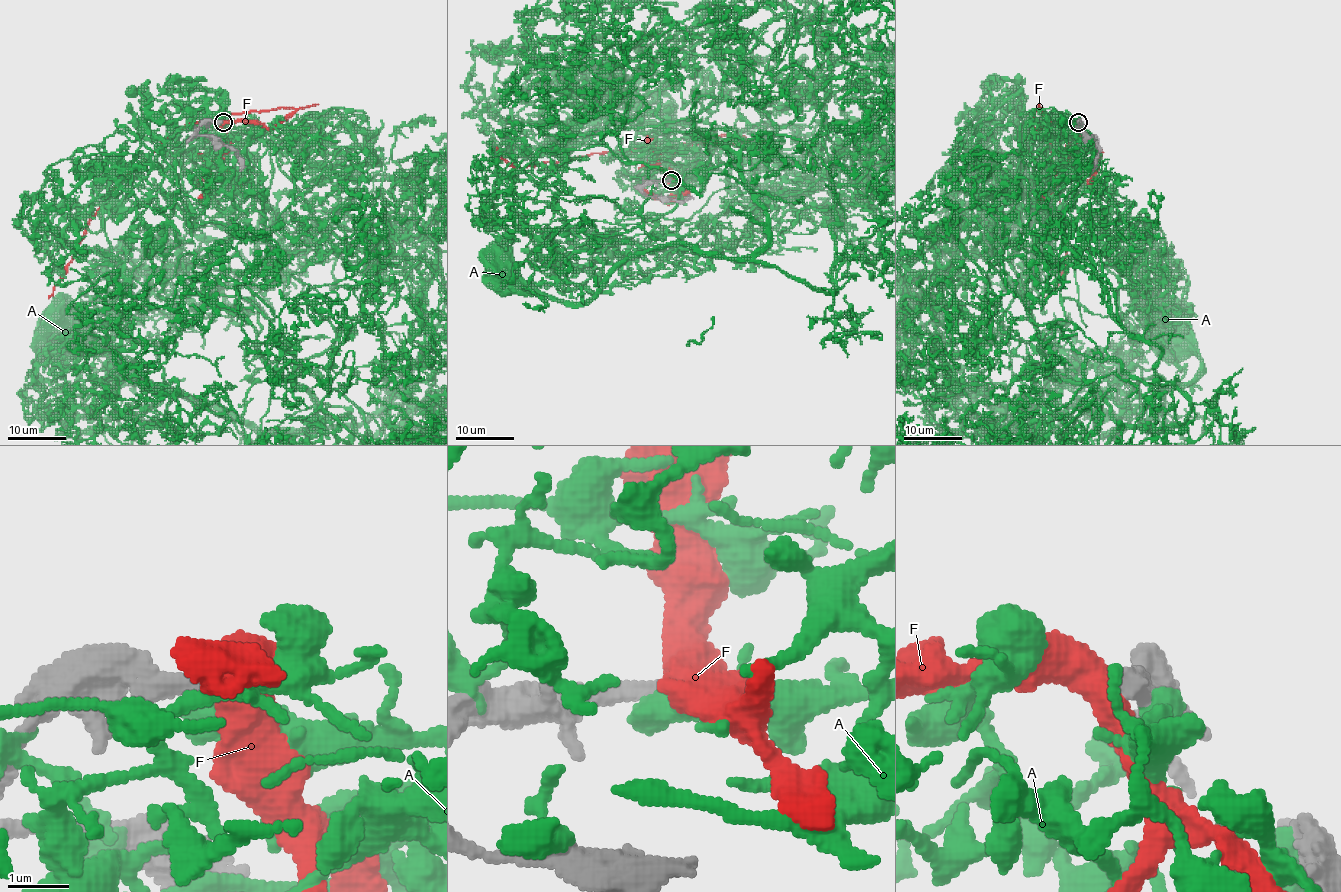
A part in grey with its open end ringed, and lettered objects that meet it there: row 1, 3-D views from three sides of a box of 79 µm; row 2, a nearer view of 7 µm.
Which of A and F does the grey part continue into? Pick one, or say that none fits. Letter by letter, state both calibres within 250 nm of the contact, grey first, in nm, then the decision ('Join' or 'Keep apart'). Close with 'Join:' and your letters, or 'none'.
A: Thickness 480 nm (grey) against 600 nm. Keep apart
F: Thickness 400 nm (grey) against 550 nm. Keep apart
Join: none

